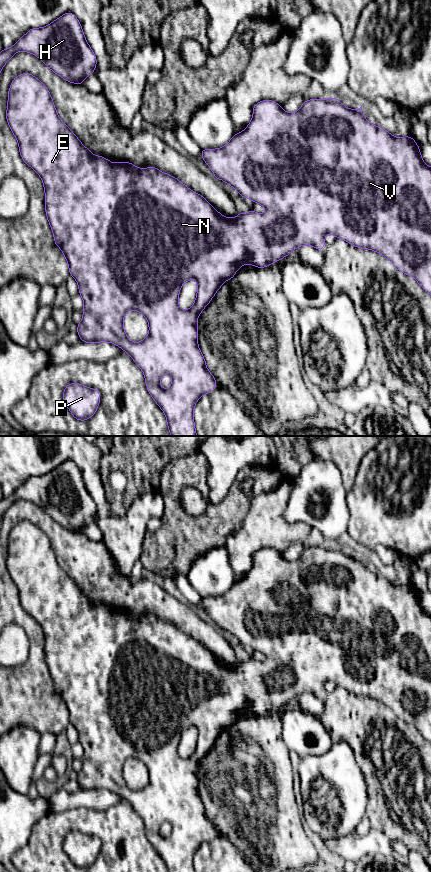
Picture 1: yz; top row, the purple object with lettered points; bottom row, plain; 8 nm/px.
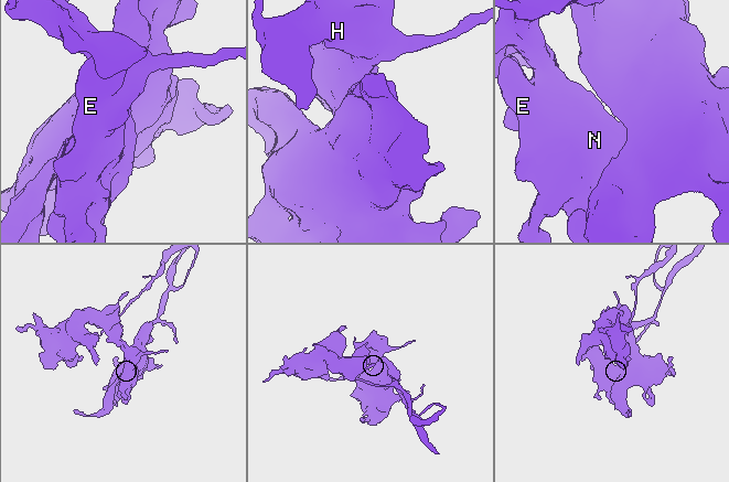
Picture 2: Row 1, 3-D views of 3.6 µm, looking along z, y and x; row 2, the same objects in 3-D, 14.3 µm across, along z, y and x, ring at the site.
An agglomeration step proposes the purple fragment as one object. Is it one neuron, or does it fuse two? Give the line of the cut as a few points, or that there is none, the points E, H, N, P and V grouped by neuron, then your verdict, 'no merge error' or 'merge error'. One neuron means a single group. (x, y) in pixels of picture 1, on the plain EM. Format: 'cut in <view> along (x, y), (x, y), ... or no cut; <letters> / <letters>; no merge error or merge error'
no cut; E H N P V; no merge error

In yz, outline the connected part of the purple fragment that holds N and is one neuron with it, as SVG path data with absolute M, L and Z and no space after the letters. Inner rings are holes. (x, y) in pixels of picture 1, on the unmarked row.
M22 521L12 529L8 539L6 567L18 589L19 601L23 609L34 617L43 629L46 664L53 679L54 691L61 697L67 708L69 722L78 731L79 742L84 749L83 766L77 773L80 787L84 791L114 791L126 799L143 819L147 838L165 861L167 872L194 872L195 852L202 843L209 842L217 835L216 827L207 817L205 806L198 795L198 764L210 751L222 732L228 727L233 727L243 712L265 716L303 693L312 693L322 699L325 694L325 683L332 681L336 686L345 688L357 696L370 697L382 702L393 711L398 719L414 725L418 732L431 743L431 615L424 611L420 596L412 585L395 586L393 582L385 579L379 573L373 574L363 564L362 554L358 558L353 558L345 555L335 545L330 545L327 548L304 549L297 560L286 561L283 555L273 548L263 548L253 554L253 565L245 578L234 582L232 587L221 596L203 597L201 604L213 619L214 626L223 628L235 636L242 646L249 646L266 657L265 663L258 662L251 657L247 662L238 660L236 666L226 666L221 663L202 643L195 641L177 626L161 620L154 614L142 617L128 609L111 611L107 606L93 603L59 566L46 534L30 521ZM190 727L197 728L197 744L193 754L188 758L183 758L178 754L179 740L181 733ZM129 758L142 761L148 769L149 782L141 790L130 789L124 779L124 764ZM164 822L169 822L172 826L172 832L168 837L162 837L160 834L160 827Z

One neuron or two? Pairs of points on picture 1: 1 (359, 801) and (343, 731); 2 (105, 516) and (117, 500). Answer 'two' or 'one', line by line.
1: two
2: two

